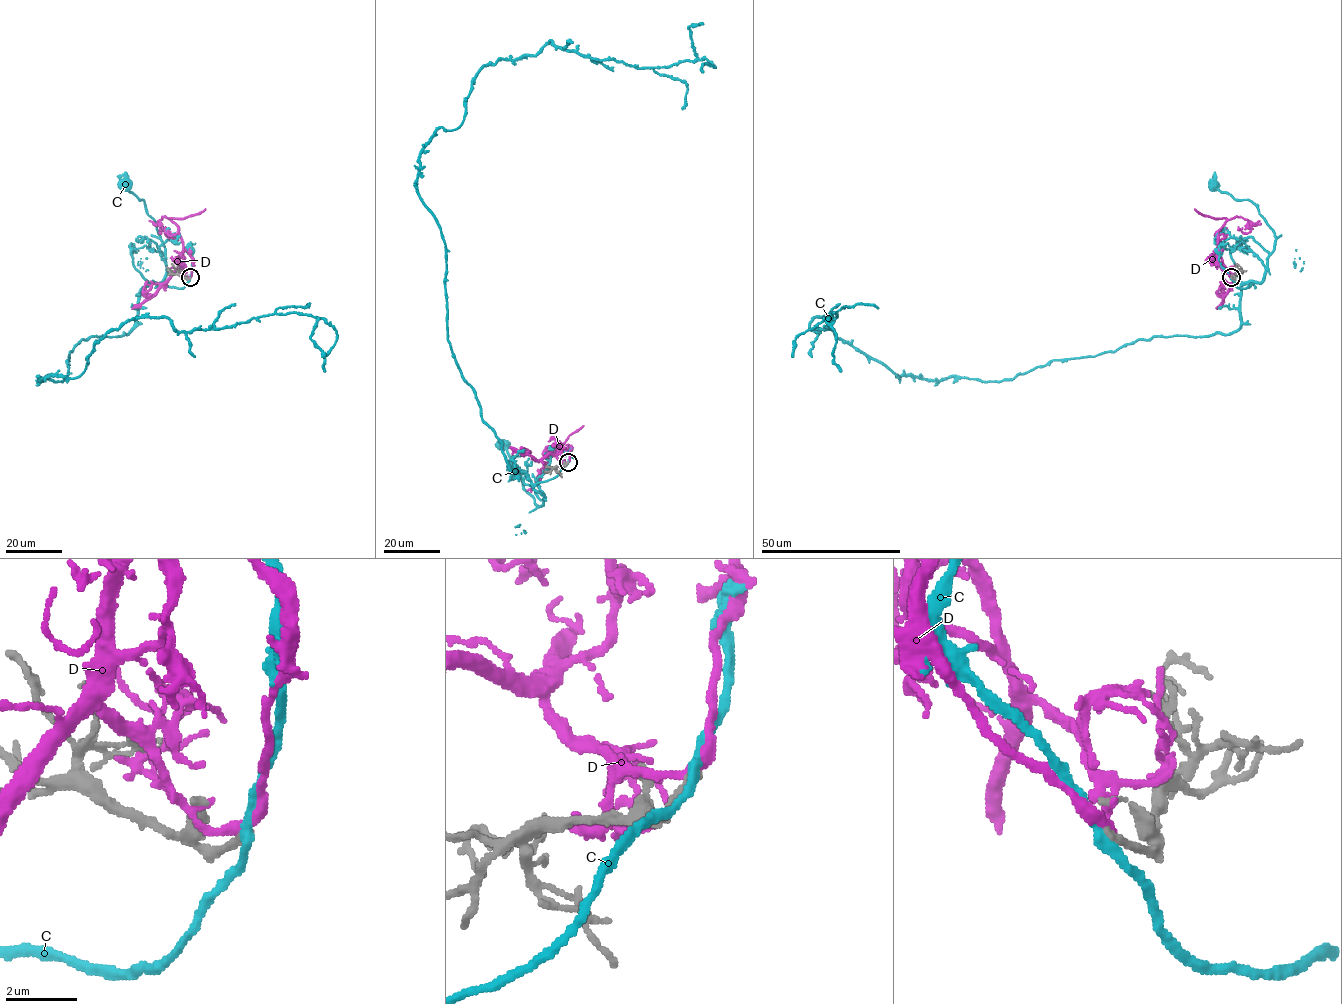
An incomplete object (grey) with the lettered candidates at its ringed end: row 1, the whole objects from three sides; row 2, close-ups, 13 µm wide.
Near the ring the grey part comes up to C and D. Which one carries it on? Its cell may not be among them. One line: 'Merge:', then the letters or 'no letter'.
Merge: no letter

